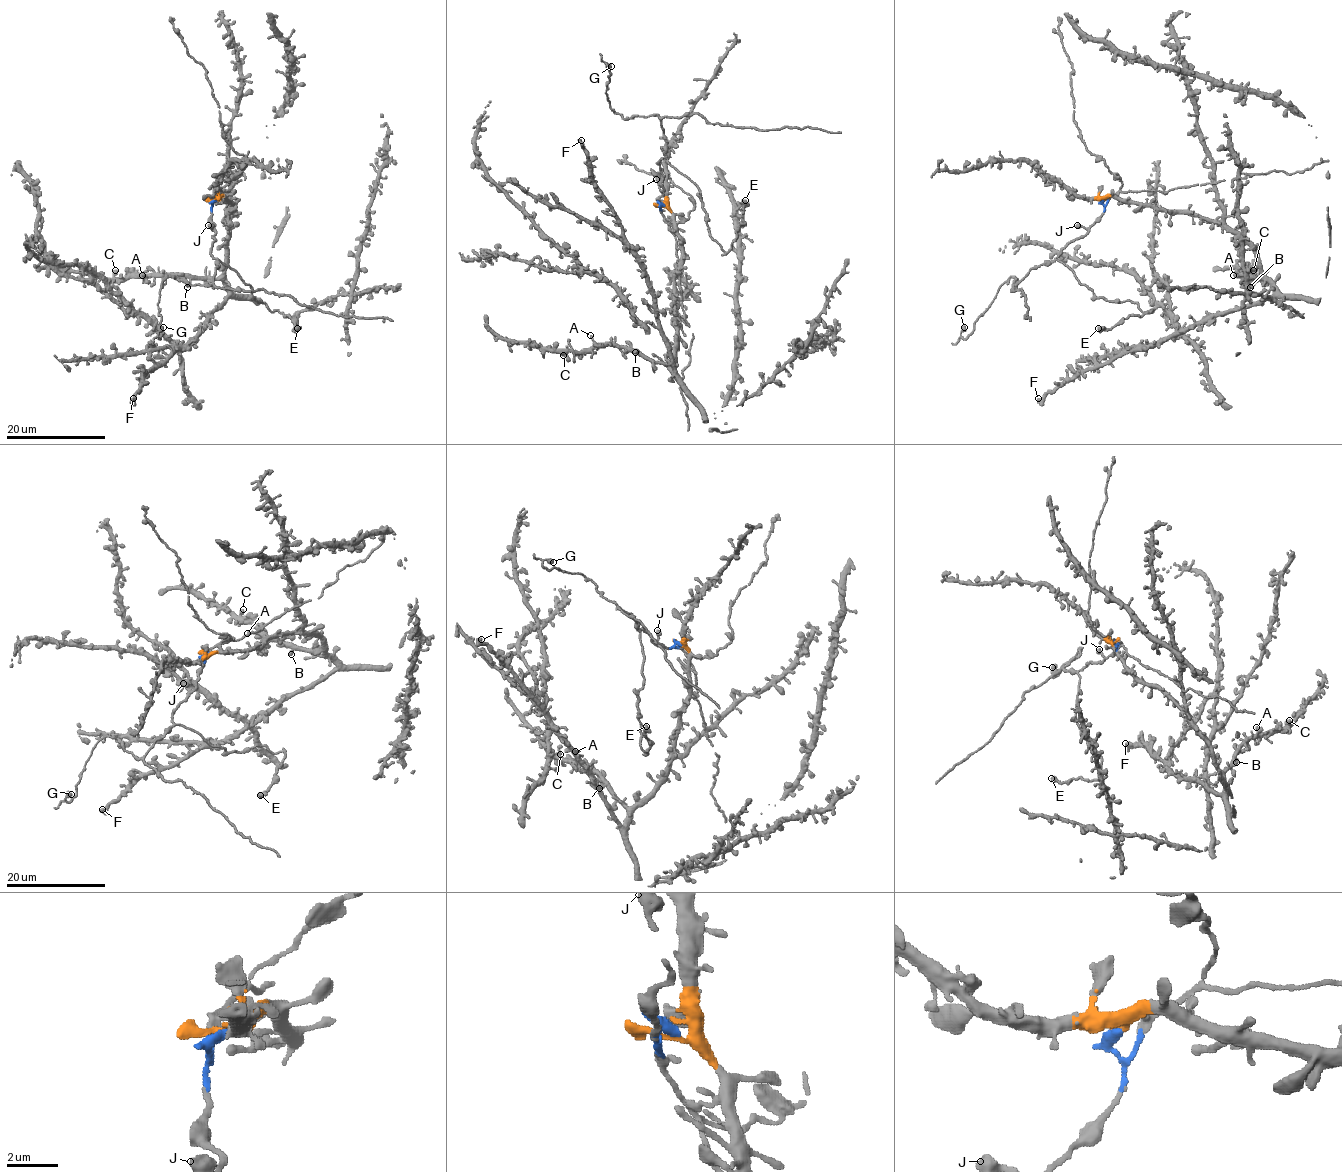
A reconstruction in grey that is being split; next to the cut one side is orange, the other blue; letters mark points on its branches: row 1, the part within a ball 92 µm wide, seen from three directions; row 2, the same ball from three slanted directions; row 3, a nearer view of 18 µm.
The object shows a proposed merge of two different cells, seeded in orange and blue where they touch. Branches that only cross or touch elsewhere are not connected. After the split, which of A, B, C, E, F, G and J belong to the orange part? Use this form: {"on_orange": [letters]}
{"on_orange": ["A", "B", "C", "F"]}

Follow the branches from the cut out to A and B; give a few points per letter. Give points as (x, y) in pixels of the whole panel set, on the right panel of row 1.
A: (1104, 200), (1111, 196), (1223, 221), (1254, 253), (1261, 276), (1260, 278), (1233, 274)
B: (1104, 200), (1111, 196), (1223, 221), (1253, 250), (1261, 276), (1250, 278), (1250, 287)

